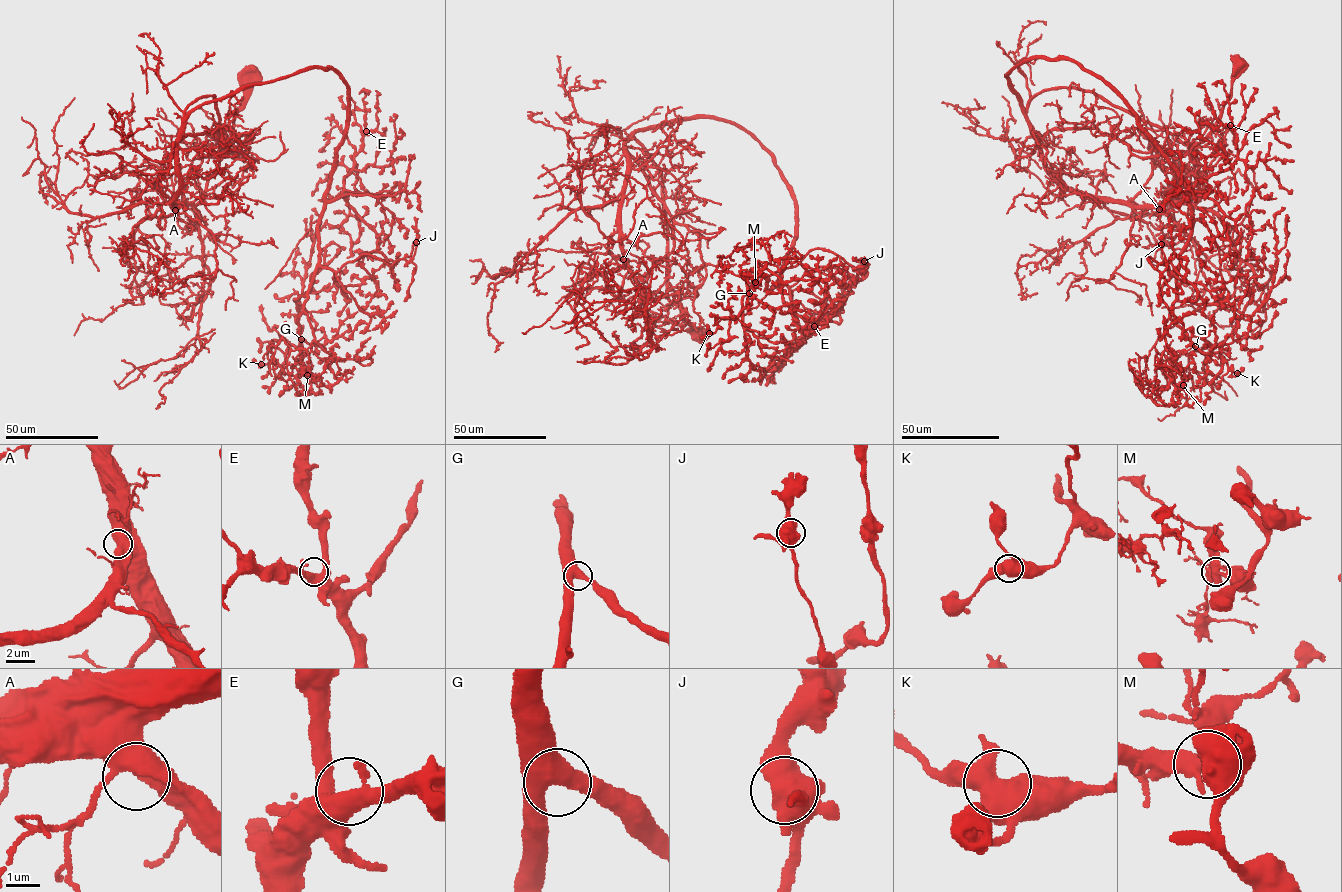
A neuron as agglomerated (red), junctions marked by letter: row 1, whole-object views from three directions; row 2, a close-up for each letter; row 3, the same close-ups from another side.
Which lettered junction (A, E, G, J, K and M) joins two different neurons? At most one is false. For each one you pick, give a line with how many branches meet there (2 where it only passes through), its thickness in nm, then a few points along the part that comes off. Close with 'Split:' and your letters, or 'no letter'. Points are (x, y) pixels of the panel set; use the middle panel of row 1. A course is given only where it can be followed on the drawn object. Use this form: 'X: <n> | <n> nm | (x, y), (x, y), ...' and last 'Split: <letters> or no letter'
M: 3 | 440 nm | (755, 281), (746, 270), (735, 275), (716, 269), (718, 261), (781, 231), (788, 248), (802, 255)
Split: M

